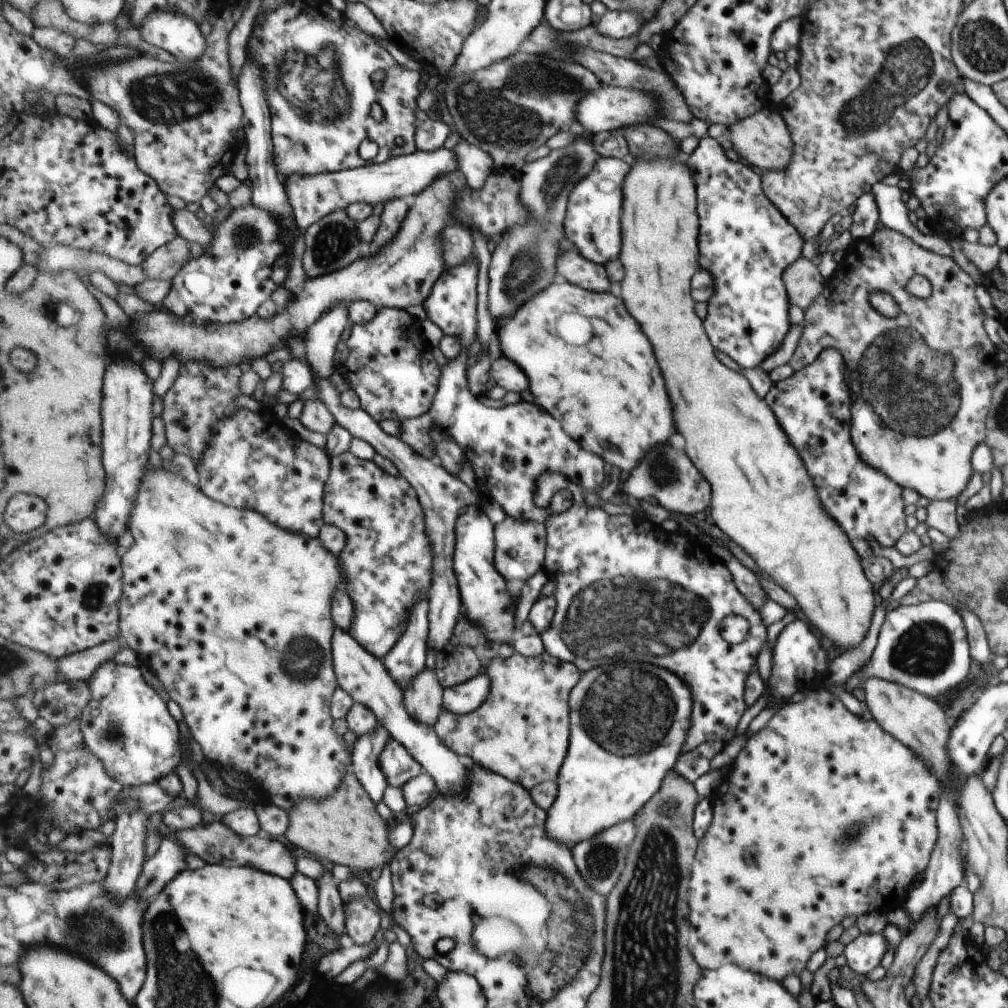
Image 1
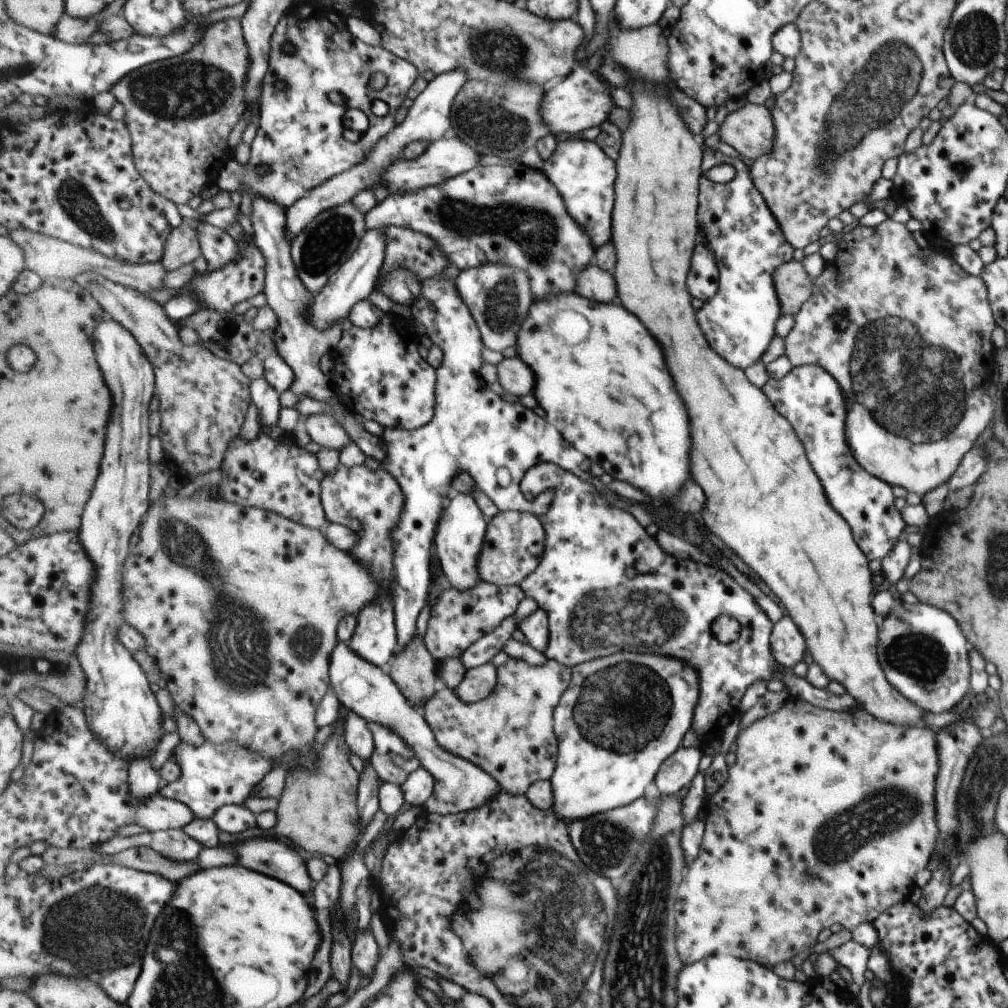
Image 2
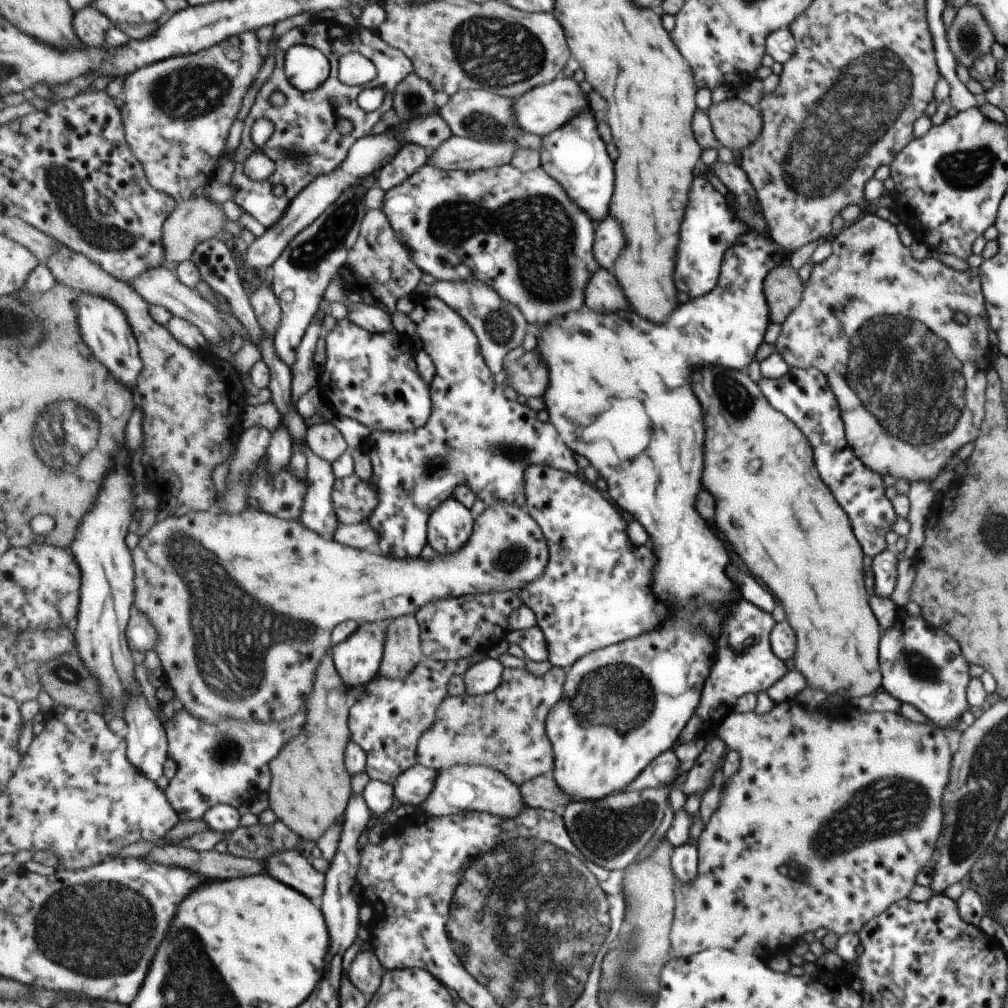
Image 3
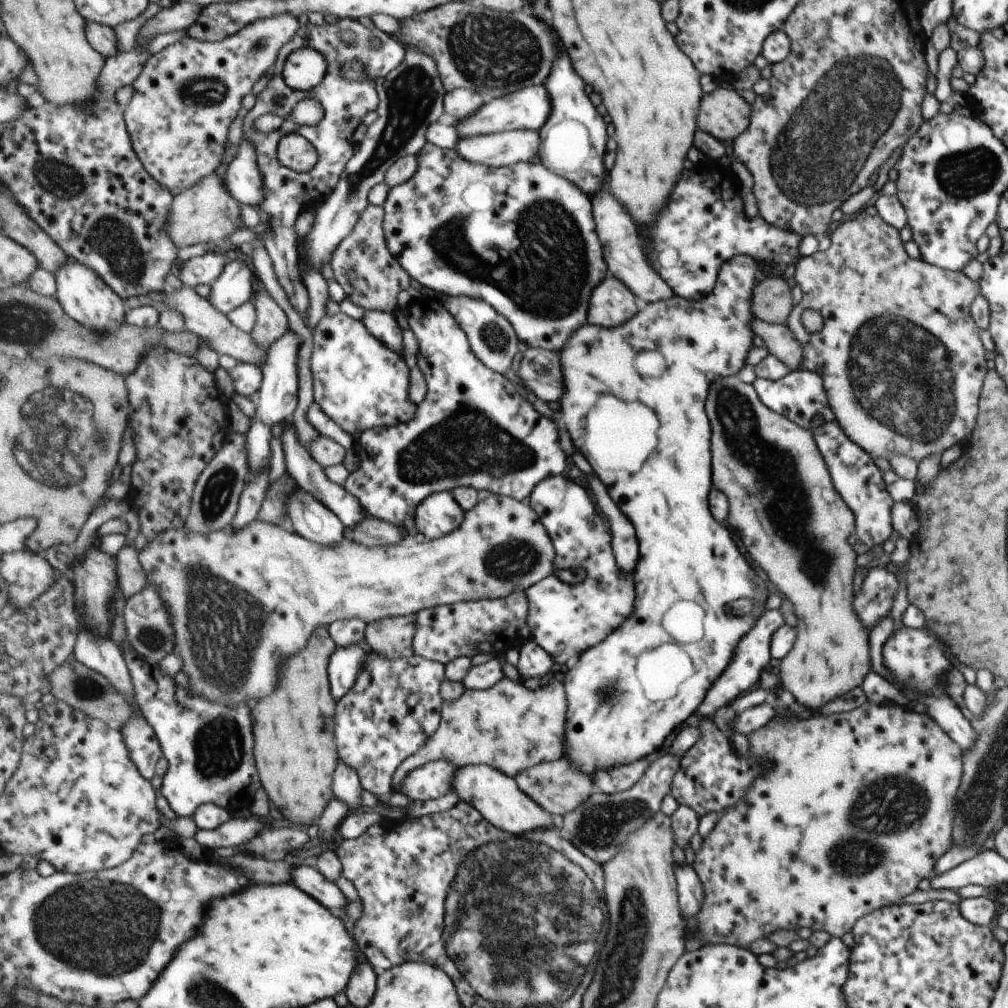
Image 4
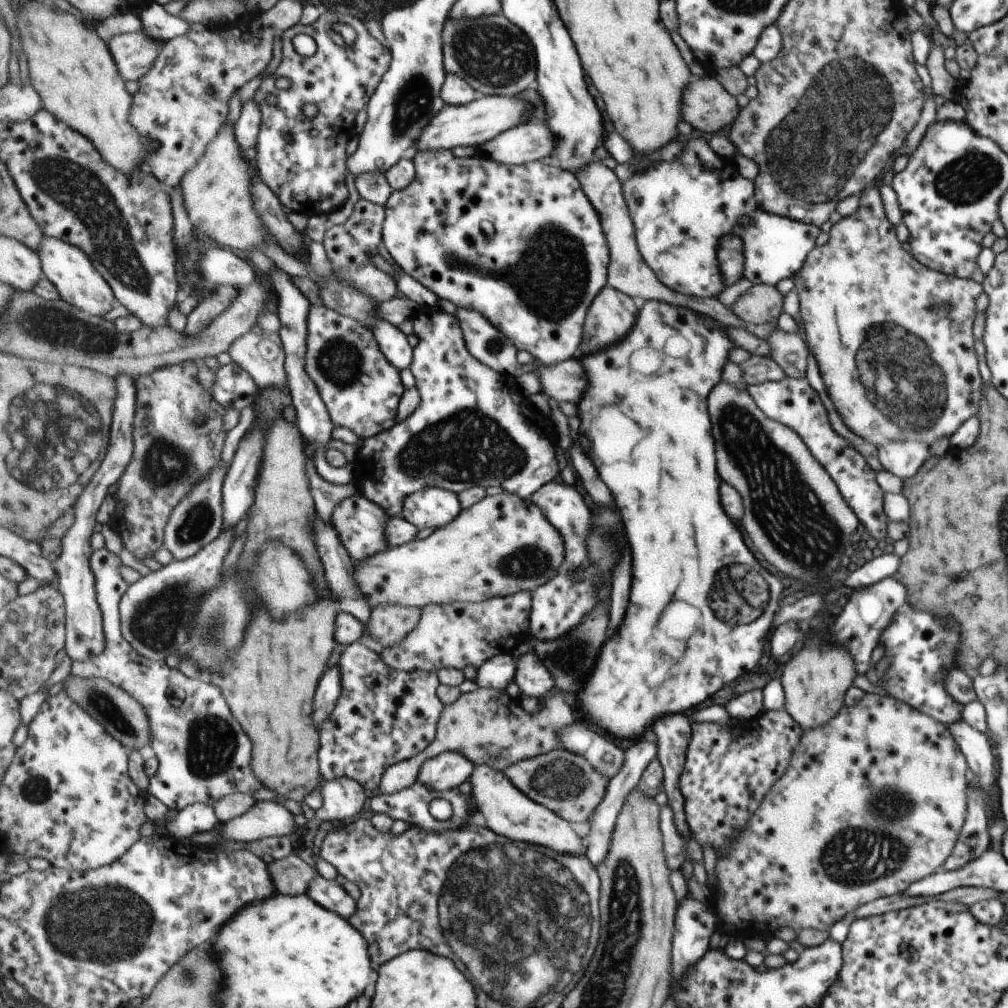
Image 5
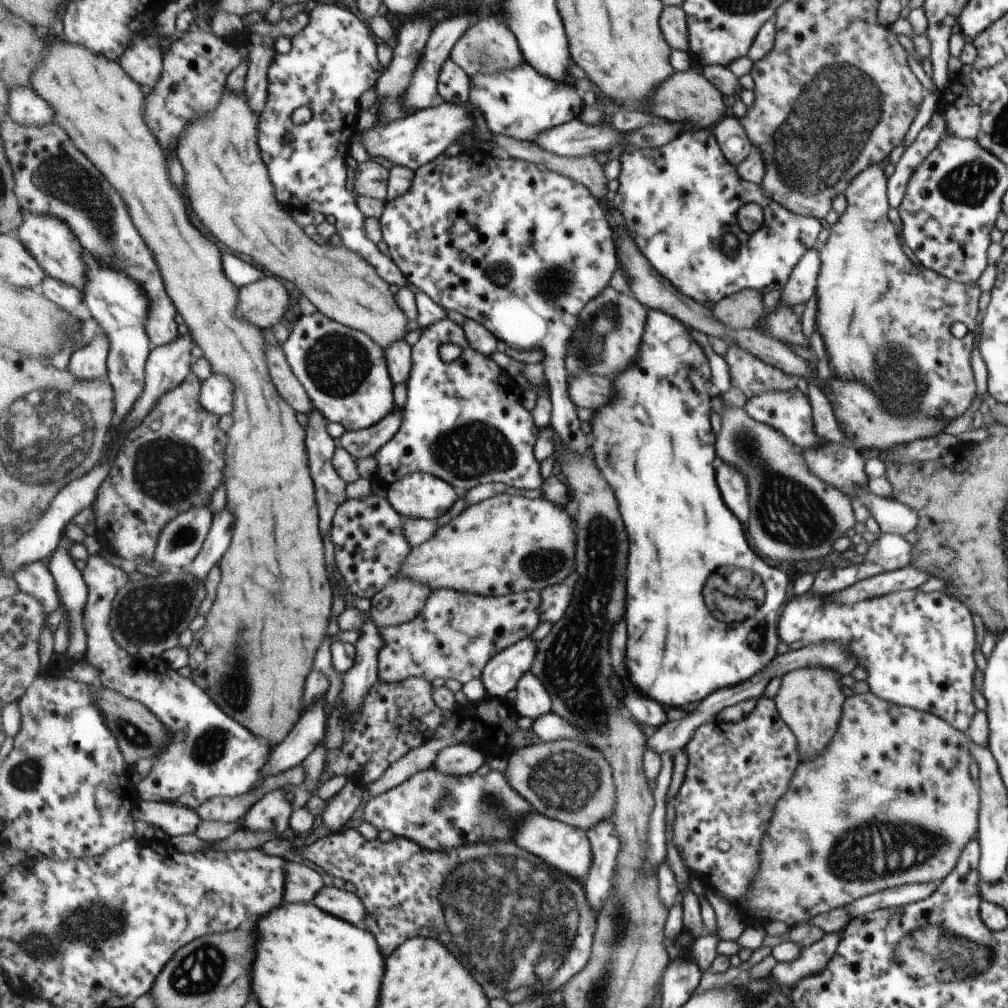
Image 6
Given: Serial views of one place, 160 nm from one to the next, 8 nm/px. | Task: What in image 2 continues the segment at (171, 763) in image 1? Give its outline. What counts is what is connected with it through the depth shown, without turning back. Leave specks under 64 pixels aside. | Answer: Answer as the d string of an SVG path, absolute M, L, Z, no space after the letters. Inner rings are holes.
M110 314L102 317L94 335L98 362L106 384L112 392L114 407L109 419L104 460L100 468L100 477L96 482L95 492L85 509L84 521L80 526L80 537L85 550L94 560L98 568L98 579L92 590L92 610L88 615L90 622L86 633L76 650L81 665L86 672L88 685L81 706L85 711L90 728L98 739L124 761L129 762L153 755L159 742L163 740L163 710L151 690L150 680L143 667L133 658L132 652L127 650L117 638L120 626L124 622L124 595L122 594L122 580L124 577L124 564L128 560L131 550L129 540L137 528L141 528L144 517L152 505L149 500L149 486L151 486L151 460L149 460L149 404L156 395L156 371L153 363L144 353L140 342L127 330L123 324L116 321Z

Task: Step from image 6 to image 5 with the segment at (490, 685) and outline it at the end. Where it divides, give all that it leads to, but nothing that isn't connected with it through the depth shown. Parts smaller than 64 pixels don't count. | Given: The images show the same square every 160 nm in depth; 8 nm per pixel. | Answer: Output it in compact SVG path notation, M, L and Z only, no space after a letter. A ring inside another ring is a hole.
M509 653L490 658L477 669L474 681L479 687L503 690L516 680L517 661Z

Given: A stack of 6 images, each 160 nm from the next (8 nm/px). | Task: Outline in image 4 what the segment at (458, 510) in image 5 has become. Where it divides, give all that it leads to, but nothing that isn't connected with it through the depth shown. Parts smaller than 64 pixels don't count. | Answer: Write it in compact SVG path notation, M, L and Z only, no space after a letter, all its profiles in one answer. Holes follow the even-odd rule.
M452 491L432 494L416 510L416 528L426 540L440 539L464 524L466 512Z

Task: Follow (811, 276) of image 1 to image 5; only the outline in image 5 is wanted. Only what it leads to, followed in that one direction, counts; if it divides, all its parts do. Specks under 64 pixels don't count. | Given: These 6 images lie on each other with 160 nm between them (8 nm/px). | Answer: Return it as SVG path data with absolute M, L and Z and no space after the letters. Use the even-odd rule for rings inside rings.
M754 284L729 307L749 329L757 324L775 322L781 314L781 294L766 284Z

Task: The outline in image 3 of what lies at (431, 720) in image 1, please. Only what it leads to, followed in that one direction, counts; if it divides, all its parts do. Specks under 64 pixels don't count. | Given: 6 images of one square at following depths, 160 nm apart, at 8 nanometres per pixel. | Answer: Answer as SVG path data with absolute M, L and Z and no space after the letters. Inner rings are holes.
M410 614L397 617L387 630L388 642L380 672L390 679L409 678L425 657L423 626L415 614Z

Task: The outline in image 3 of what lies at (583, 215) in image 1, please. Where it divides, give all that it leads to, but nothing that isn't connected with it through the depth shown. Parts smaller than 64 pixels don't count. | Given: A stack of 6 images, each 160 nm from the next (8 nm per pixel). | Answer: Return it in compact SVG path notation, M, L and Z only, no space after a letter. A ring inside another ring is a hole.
M593 112L582 113L563 129L544 136L540 148L541 166L560 182L568 195L595 223L609 216L609 206L615 192L615 164L607 152L607 144L601 140L597 120Z

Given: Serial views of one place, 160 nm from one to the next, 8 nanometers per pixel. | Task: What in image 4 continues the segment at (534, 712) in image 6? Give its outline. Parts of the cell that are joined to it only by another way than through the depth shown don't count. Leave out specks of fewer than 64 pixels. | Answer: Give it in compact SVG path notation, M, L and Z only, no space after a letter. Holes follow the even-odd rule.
M530 637L519 649L519 662L516 668L522 679L537 678L547 676L555 664L547 650Z

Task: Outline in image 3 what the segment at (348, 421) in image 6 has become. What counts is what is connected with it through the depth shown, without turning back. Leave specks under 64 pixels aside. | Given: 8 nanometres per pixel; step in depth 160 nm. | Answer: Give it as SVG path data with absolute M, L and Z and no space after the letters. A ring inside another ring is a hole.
M345 318L336 323L325 341L326 361L318 372L318 390L338 413L357 419L372 431L411 432L428 424L432 417L432 385L420 373L416 361L418 351L409 338L395 329L372 333Z

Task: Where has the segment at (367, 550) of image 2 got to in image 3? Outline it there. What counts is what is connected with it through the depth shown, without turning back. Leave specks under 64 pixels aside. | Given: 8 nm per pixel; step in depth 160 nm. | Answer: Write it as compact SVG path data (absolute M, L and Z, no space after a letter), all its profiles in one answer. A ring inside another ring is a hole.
M355 473L337 479L332 497L338 519L346 525L369 522L380 506L378 486L369 480L361 480Z

